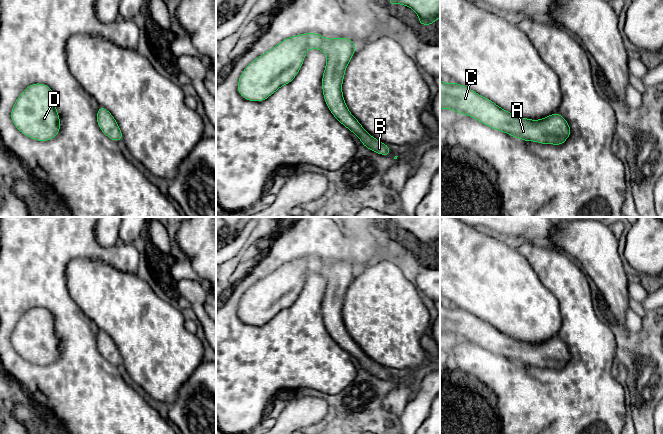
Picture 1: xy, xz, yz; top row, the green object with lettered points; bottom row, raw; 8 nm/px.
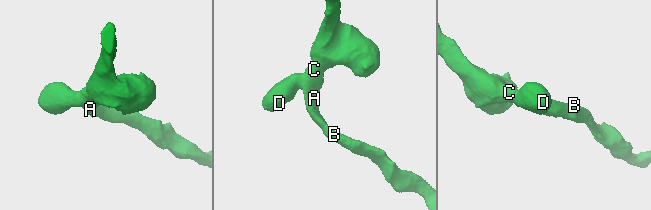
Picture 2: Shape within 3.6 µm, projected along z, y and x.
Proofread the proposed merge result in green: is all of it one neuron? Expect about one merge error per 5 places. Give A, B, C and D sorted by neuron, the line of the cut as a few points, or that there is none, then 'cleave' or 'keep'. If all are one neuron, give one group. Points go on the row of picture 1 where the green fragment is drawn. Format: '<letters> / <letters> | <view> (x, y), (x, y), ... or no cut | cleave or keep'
A B C D | no cut | keep

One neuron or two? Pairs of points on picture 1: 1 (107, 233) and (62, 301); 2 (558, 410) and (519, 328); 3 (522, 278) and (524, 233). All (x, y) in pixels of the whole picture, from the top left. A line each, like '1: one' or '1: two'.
1: two
2: two
3: two

